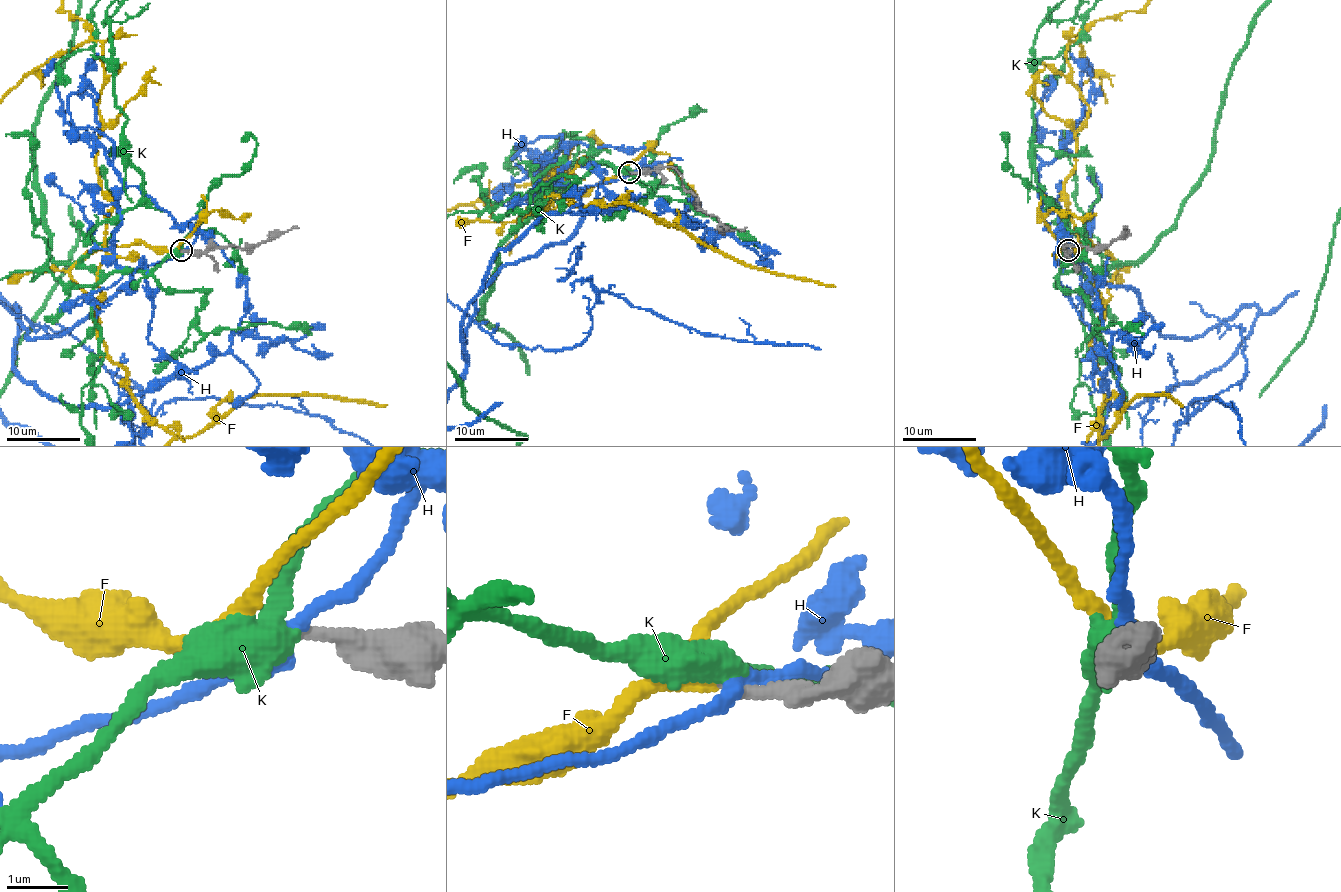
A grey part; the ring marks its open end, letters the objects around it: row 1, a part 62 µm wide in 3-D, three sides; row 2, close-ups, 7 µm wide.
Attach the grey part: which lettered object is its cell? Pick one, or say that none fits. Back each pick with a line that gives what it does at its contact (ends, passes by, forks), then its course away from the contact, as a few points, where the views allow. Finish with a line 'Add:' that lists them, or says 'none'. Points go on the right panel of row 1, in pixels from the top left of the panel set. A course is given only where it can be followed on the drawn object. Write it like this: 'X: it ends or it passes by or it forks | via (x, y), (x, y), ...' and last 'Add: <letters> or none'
F: it passes by
Add: F

